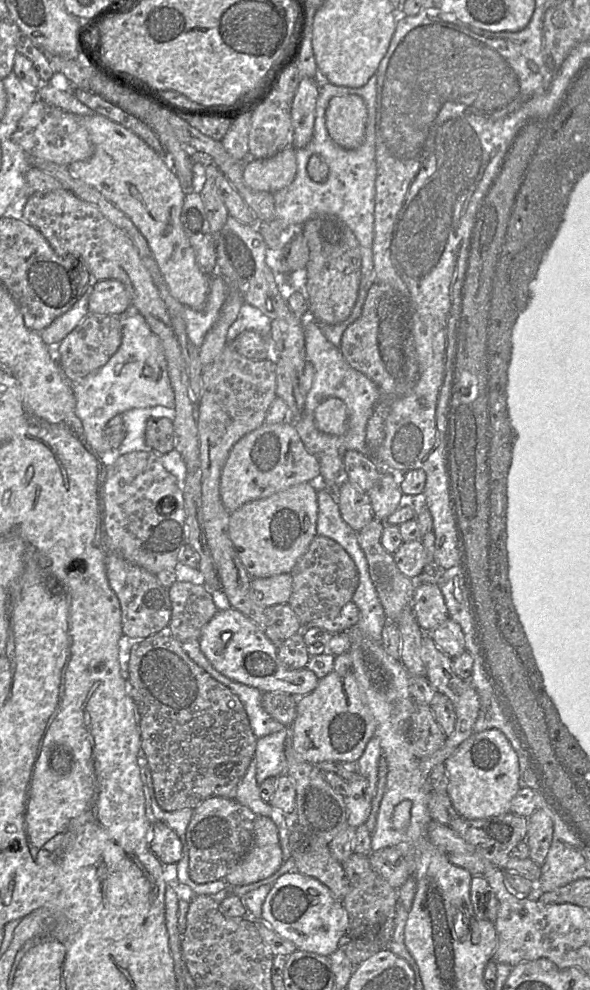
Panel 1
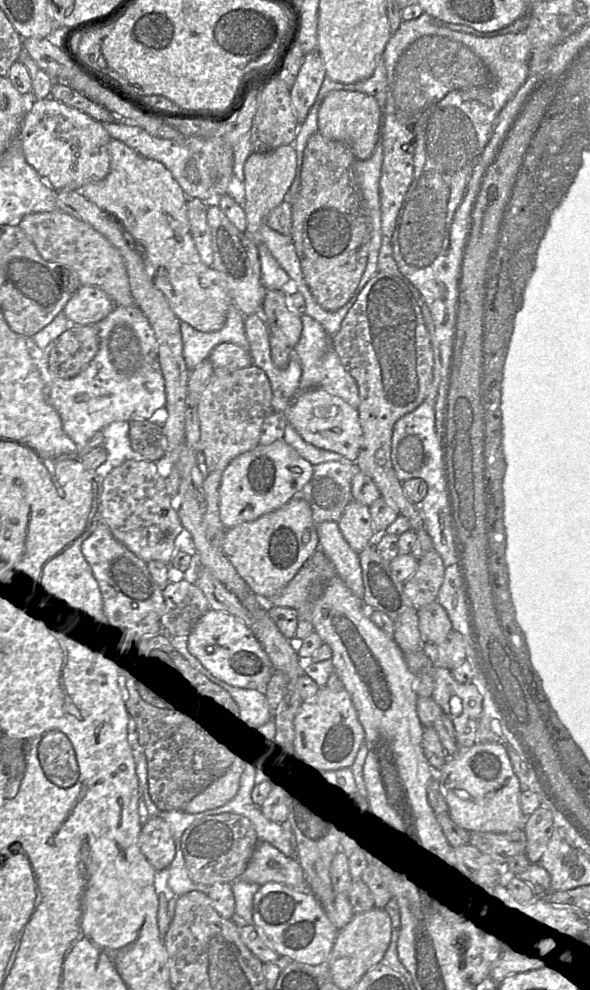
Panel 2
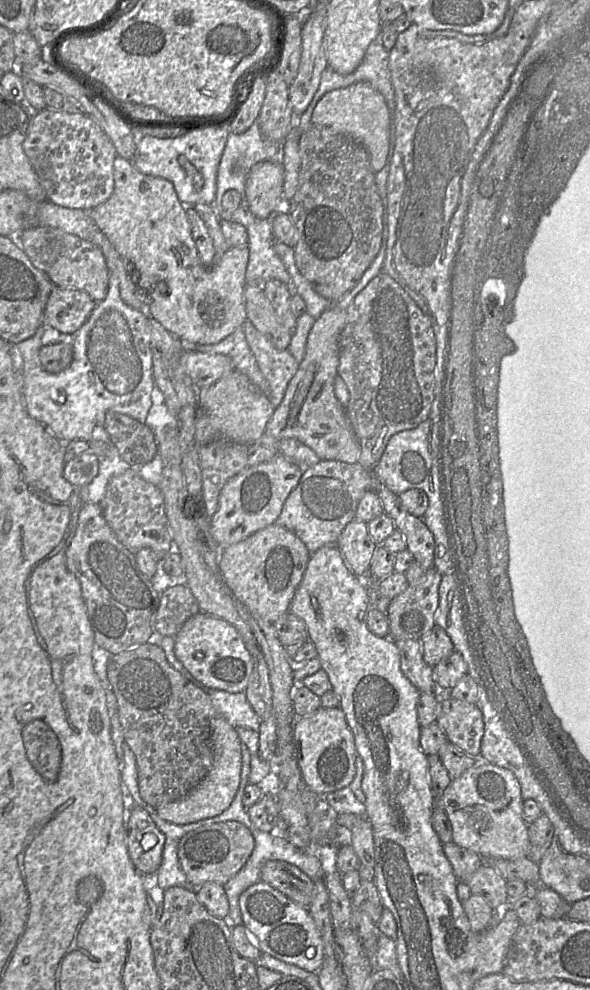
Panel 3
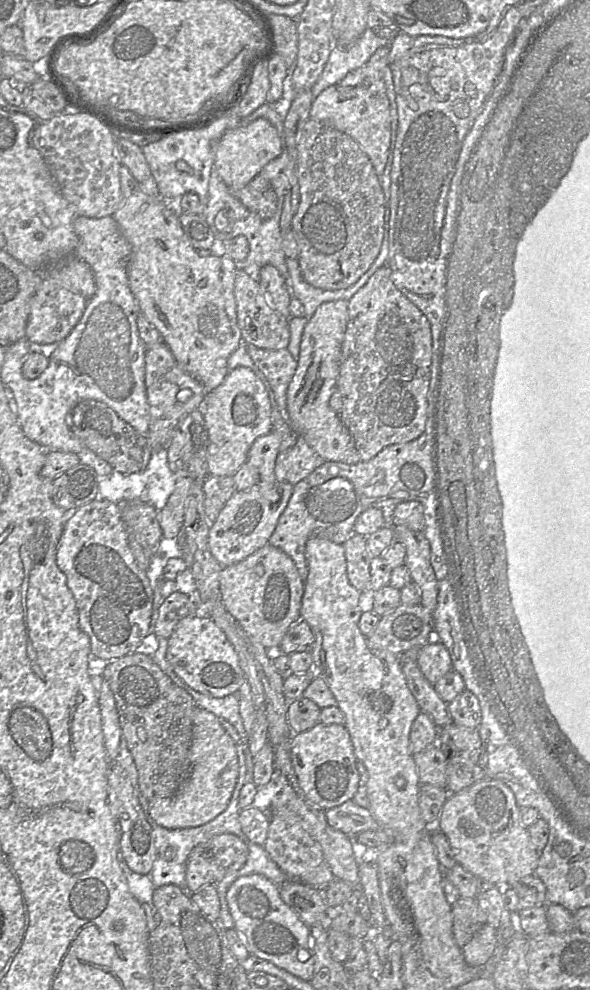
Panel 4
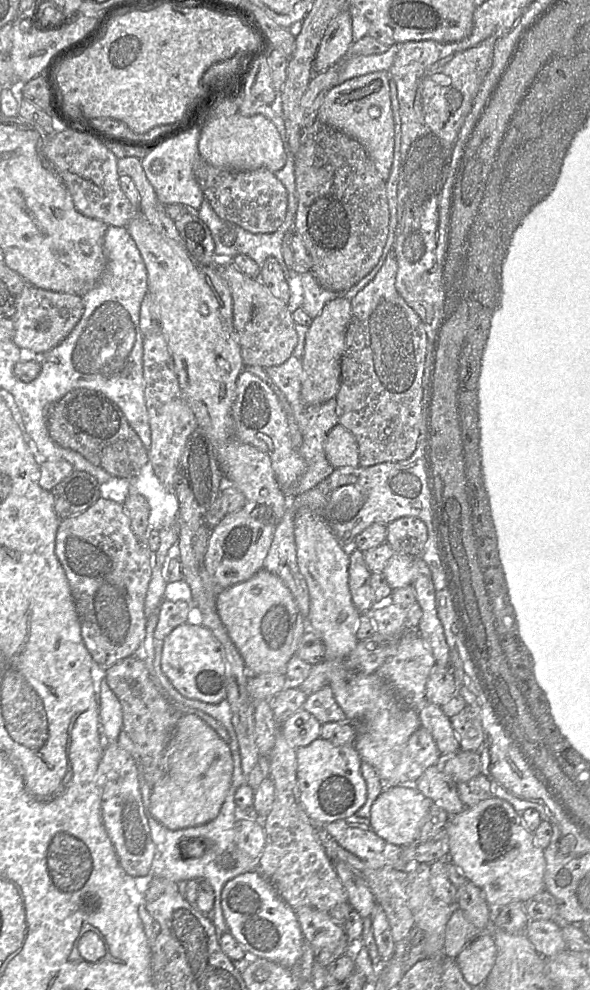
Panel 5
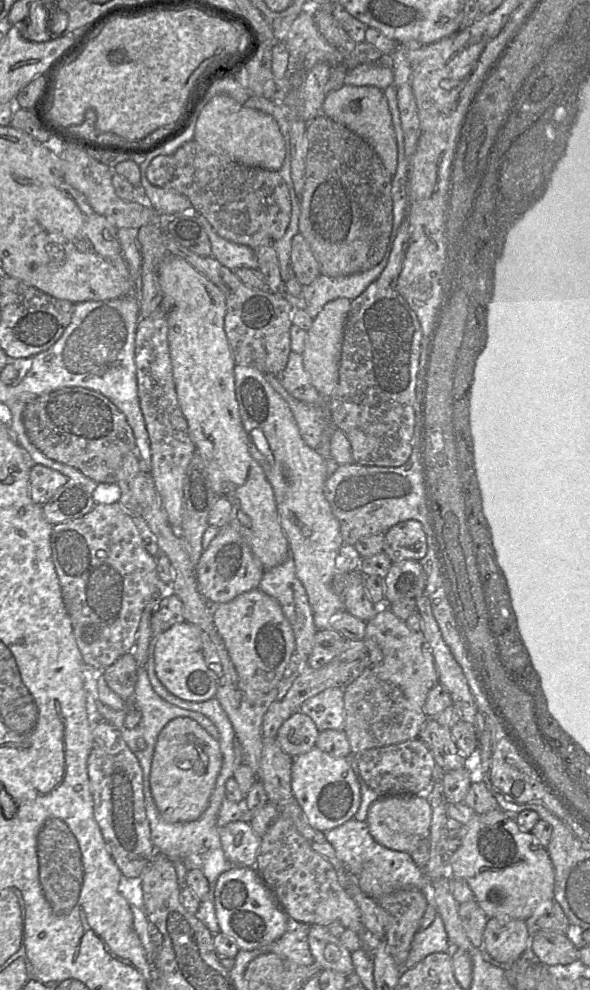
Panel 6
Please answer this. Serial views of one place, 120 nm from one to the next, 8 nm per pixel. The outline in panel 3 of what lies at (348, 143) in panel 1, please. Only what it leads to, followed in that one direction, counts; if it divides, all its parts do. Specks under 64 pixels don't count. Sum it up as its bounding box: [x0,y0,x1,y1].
[312,82,389,172]

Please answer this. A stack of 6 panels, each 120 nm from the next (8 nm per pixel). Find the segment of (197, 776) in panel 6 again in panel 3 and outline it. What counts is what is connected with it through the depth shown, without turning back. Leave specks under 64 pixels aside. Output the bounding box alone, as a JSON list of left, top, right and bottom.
[155,716,241,825]

